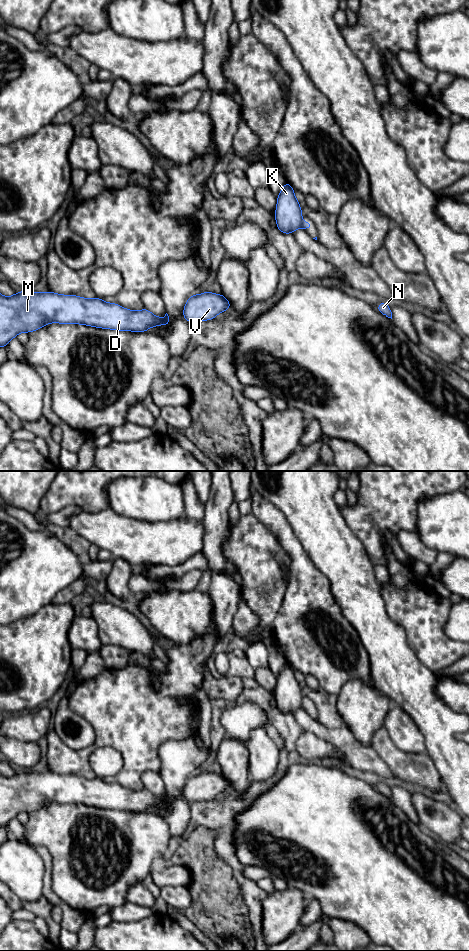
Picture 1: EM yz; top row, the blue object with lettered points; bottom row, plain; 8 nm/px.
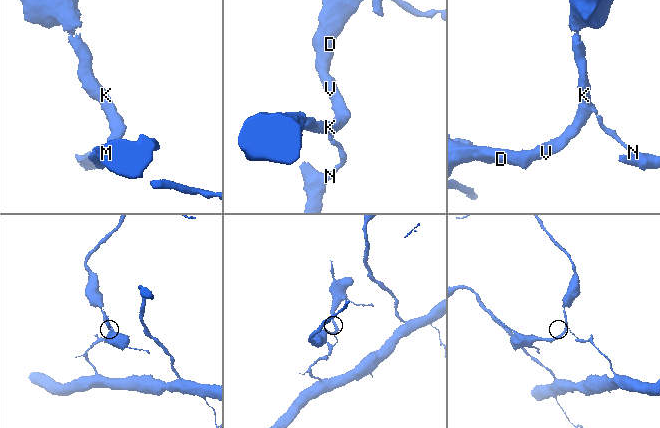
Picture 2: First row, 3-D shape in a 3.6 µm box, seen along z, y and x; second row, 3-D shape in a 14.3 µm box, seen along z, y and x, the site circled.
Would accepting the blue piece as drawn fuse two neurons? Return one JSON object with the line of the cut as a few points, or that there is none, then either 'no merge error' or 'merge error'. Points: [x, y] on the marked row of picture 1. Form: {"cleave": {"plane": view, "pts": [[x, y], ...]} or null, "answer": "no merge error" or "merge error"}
{"cleave": {"plane": "yz", "pts": [[301, 222], [302, 226]]}, "answer": "merge error"}

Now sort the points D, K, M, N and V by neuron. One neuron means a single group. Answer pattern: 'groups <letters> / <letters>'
groups D K M V / N

